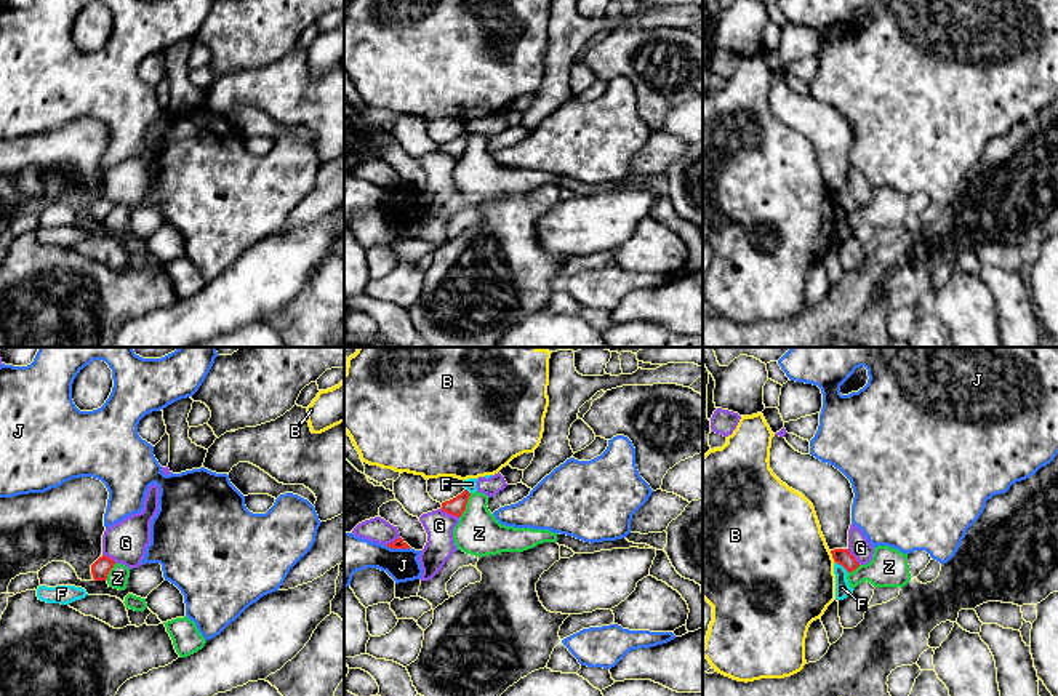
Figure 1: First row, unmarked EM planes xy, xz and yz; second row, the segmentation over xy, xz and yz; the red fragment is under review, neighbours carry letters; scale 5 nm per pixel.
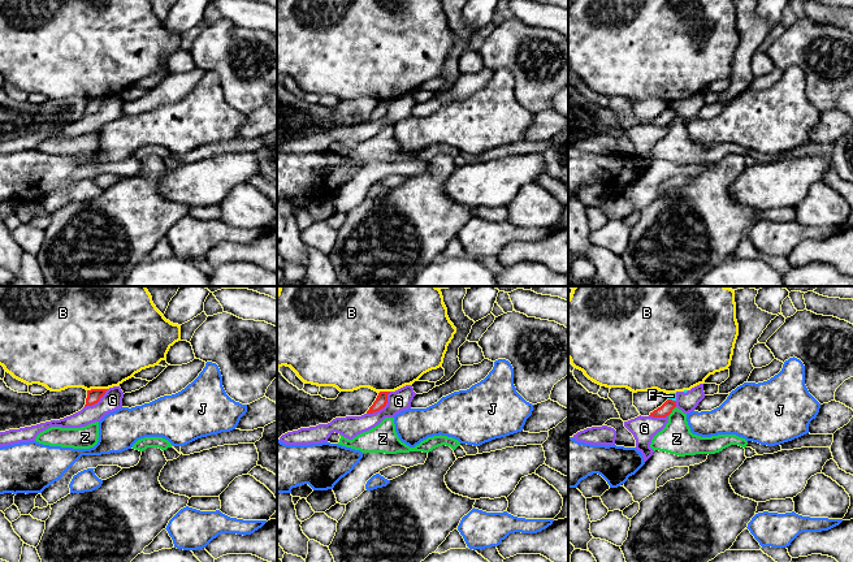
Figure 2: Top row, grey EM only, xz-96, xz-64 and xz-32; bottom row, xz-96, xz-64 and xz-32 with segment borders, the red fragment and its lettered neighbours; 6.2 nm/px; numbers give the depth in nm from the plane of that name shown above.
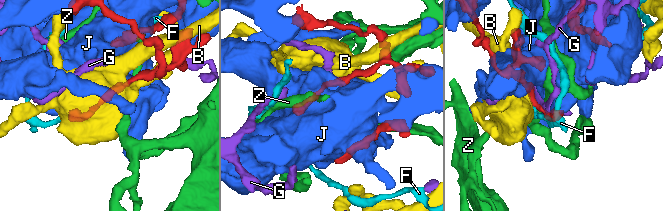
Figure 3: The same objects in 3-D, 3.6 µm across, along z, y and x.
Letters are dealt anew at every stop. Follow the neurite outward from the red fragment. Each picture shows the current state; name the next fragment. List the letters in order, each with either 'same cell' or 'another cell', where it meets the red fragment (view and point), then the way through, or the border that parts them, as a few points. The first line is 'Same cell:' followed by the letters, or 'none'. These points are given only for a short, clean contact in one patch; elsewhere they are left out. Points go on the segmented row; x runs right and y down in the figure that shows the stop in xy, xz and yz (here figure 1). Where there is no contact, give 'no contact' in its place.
Same cell: none
B: another cell | yz (833, 557)
F: another cell | yz (842, 565) | along yz (836, 562), (849, 572)
G: another cell | xz (450, 514)
J: another cell | xz (399, 548)
Z: another cell | xz (464, 506)

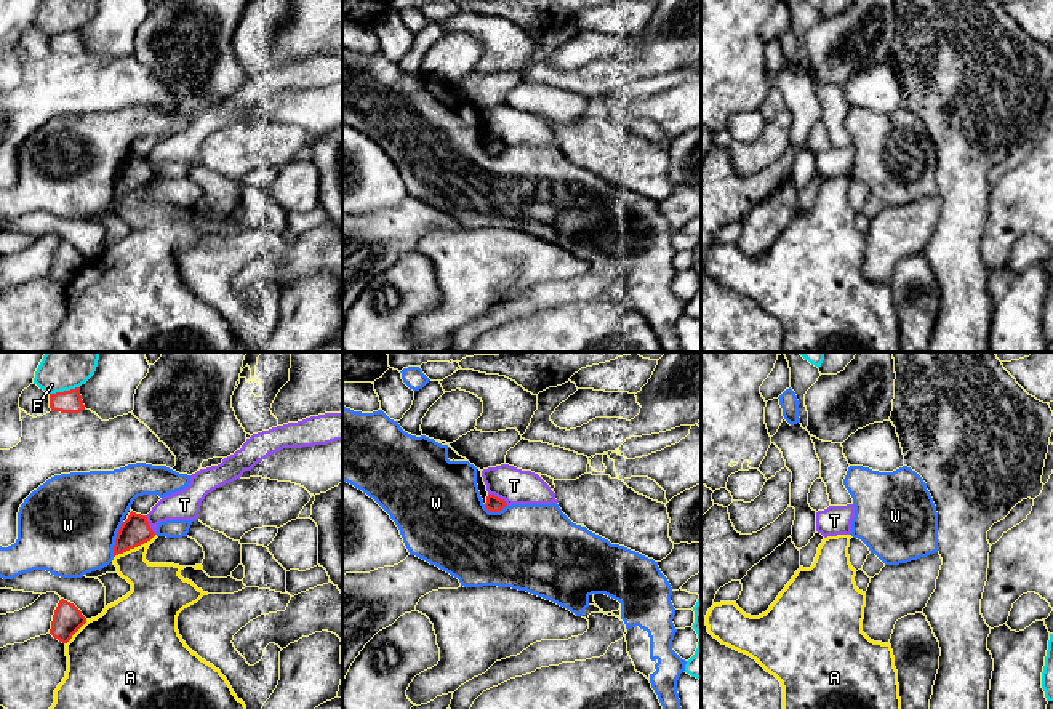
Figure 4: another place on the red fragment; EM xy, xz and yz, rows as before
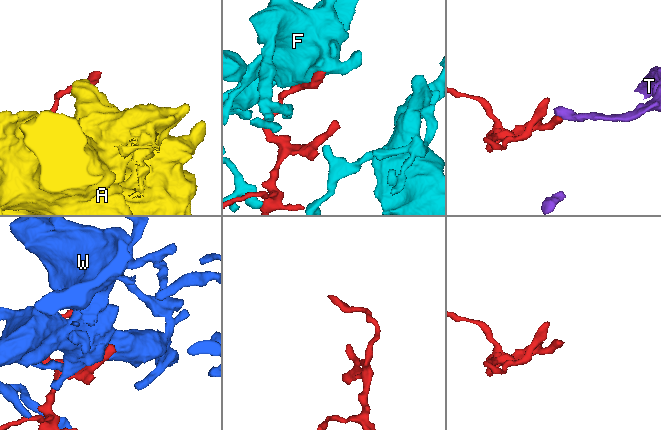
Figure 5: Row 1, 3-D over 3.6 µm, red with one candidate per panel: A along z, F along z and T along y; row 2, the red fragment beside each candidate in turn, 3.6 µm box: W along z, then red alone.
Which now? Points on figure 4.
Same cell: none
A: another cell | xy (135, 546)
F: another cell | xy (64, 391)
T: another cell | xz (498, 498) | along xz (488, 493), (493, 493), (508, 504)
W: another cell | xy (116, 540)

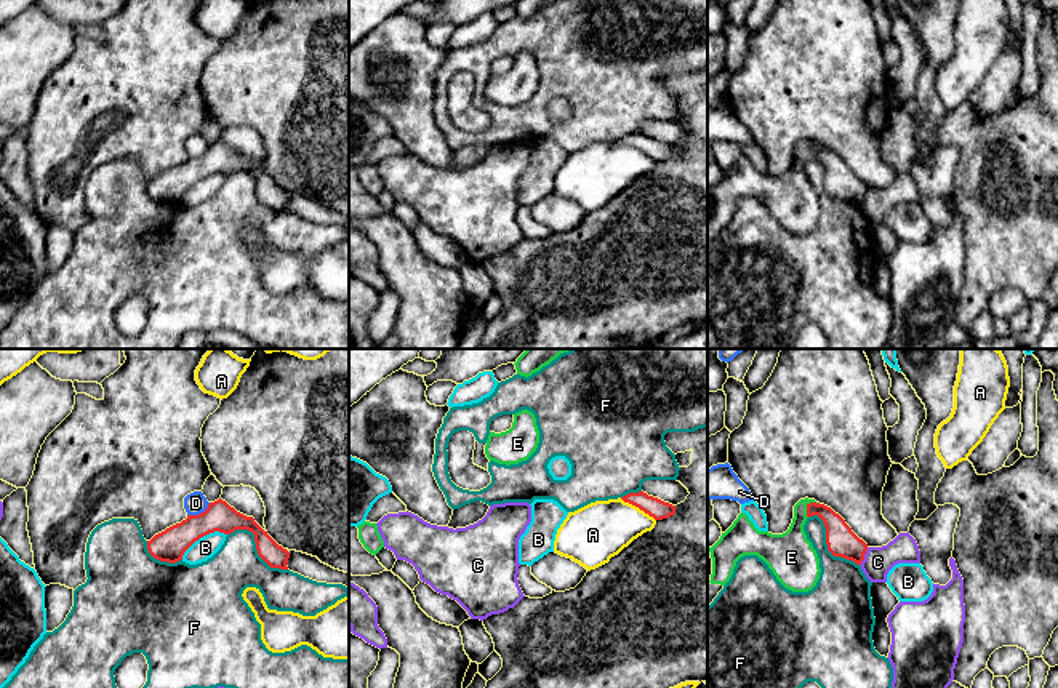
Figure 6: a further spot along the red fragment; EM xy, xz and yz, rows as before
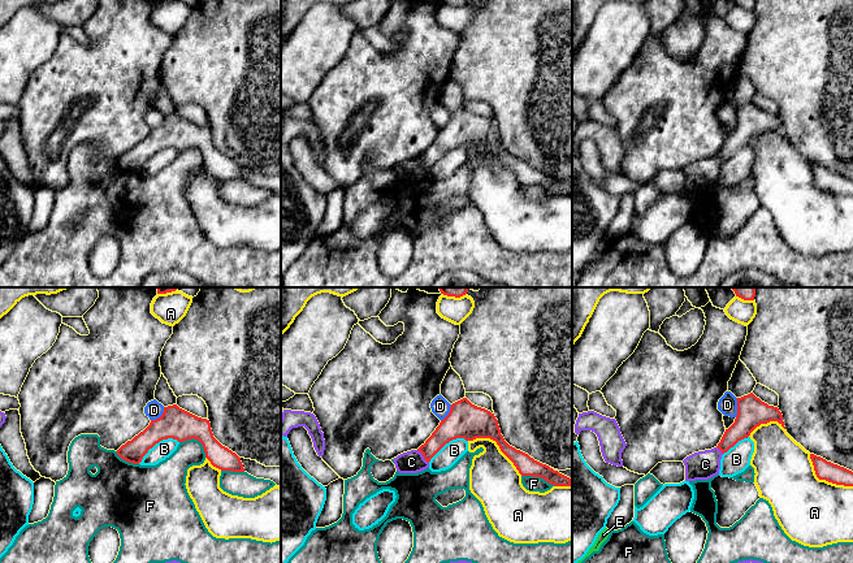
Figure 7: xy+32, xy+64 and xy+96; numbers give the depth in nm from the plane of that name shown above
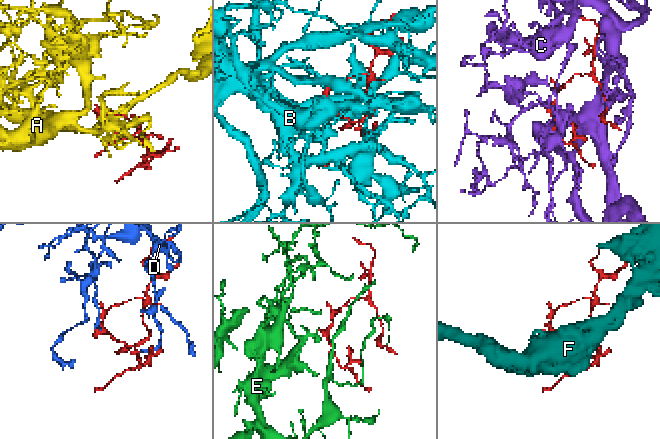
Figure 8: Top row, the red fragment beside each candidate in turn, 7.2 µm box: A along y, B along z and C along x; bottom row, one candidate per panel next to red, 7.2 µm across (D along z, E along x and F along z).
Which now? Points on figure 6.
Same cell: E
A: another cell | xz (637, 506)
B: another cell | xy (202, 536)
C: another cell | yz (863, 557) | along yz (868, 548), (860, 565)
D: another cell | xy (199, 514)
E: same cell | yz (807, 506) | across yz (841, 540), (836, 527), (807, 506), (797, 522), (791, 552)
F: another cell | xy (256, 546)

